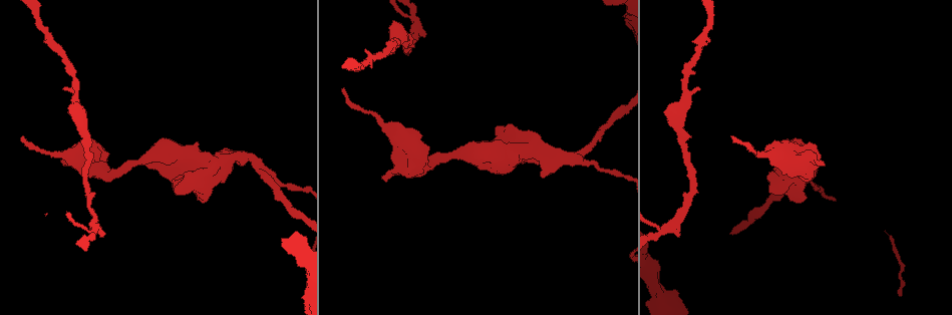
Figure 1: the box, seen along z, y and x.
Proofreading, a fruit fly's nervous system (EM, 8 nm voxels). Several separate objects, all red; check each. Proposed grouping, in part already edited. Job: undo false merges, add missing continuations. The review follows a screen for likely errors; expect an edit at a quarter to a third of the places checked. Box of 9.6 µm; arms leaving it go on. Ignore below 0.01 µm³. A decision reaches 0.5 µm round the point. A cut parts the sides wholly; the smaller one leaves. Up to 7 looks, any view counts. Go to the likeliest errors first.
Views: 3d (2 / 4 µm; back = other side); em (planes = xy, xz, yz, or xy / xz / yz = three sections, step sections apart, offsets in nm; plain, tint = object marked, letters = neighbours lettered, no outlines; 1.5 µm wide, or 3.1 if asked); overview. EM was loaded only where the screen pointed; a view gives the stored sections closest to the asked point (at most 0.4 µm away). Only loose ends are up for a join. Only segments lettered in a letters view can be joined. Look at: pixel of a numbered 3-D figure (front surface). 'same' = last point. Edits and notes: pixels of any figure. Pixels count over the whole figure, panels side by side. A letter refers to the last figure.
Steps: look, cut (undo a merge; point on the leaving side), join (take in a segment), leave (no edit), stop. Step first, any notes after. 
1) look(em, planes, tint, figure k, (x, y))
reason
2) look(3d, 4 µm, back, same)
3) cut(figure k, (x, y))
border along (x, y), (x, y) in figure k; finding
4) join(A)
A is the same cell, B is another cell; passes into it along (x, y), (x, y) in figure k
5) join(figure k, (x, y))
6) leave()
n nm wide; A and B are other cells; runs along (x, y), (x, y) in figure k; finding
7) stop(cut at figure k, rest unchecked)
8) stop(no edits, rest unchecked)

look(3d, 2 µm, figure 1, (540, 176))
thick end

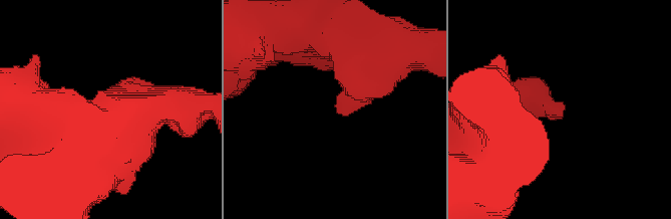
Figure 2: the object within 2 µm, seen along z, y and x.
look(em, yz, step 4, tint, figure 2, (557, 112))
need the tissue

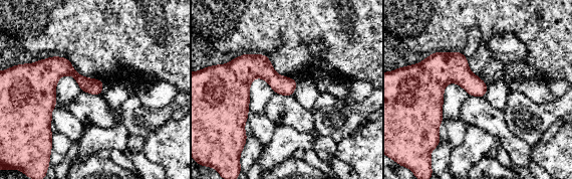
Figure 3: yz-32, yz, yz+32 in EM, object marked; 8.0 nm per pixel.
look(em, planes, letters, same)
another direction

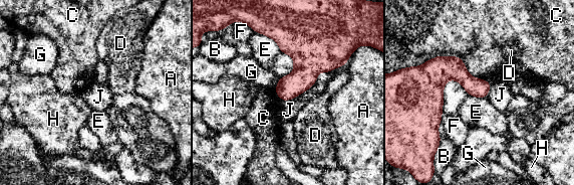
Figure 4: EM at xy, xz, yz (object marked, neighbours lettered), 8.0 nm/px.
leave()
A, B, C, D, E, F, G, H and J are other cells; border along (254, 31), (271, 37), (281, 51) in figure 4; no lettered segment goes on from it

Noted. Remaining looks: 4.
look(3d, 2 µm, figure 1, (61, 161))
branch stops here

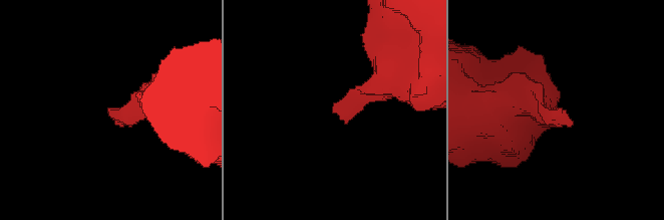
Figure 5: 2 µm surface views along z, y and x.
look(em, planes, letters, figure 5, (558, 109))
shape alone is not enough

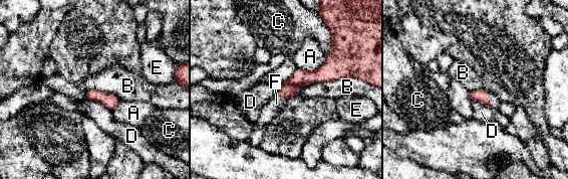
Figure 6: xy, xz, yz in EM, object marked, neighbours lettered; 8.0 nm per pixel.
join(F)
F is the same cell, A, B, C, D and E are other cells; passes into it along (482, 96), (490, 100), (495, 102) in figure 6; the cell continues

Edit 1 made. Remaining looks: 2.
look(overview)

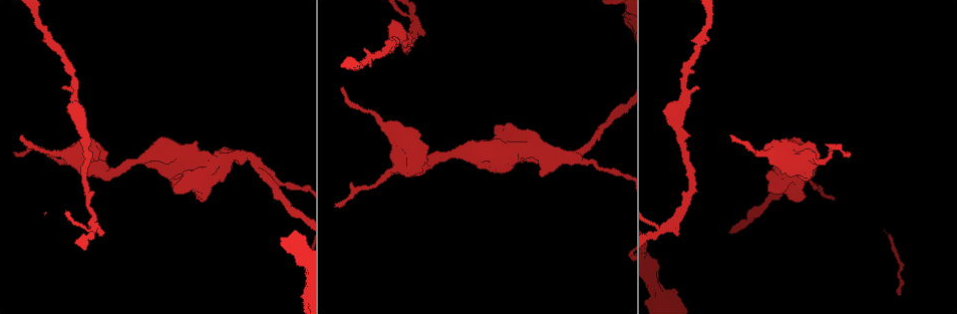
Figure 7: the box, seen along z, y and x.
look(em, planes, letters, figure 7, (411, 17))
two arms in line, one across

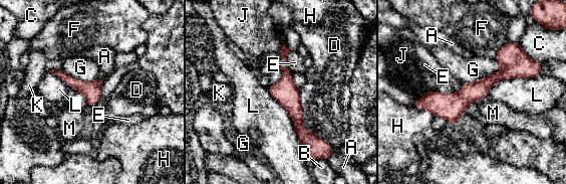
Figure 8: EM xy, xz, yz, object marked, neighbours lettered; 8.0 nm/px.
leave()
140 nm wide; A, B, C, D, E, F, G, H, J, K, L and M are other cells; runs along (530, 70), (417, 105) in figure 8; one cell here

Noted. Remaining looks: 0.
stop(join at figure 6, rest unchecked)

